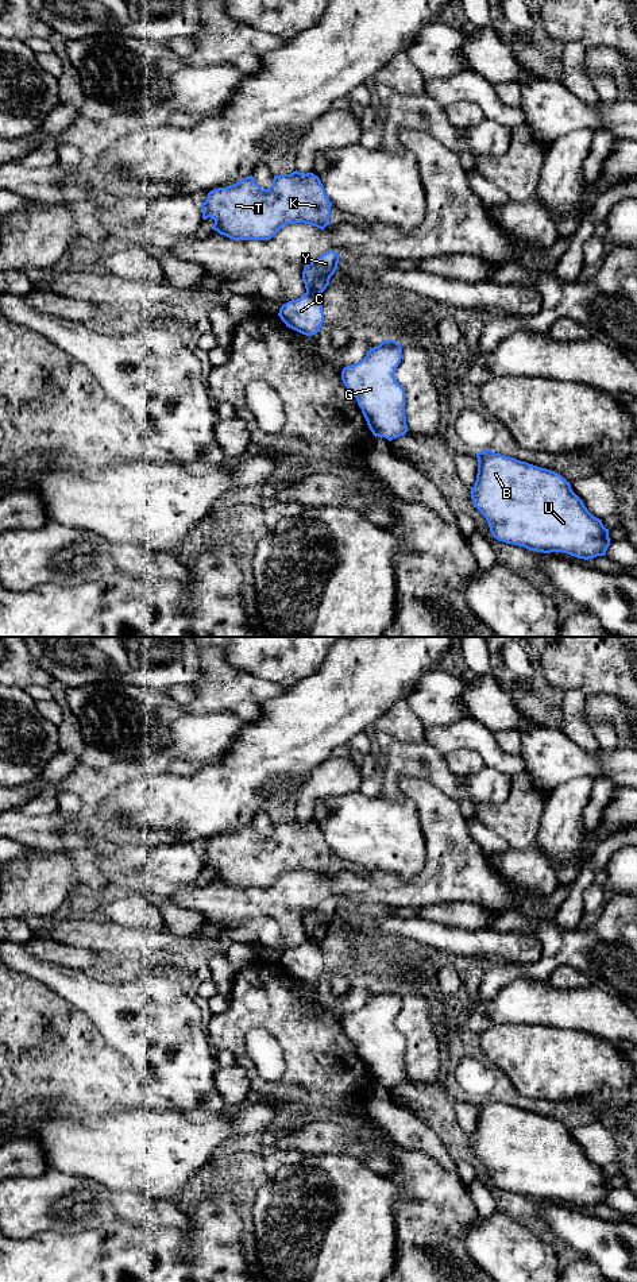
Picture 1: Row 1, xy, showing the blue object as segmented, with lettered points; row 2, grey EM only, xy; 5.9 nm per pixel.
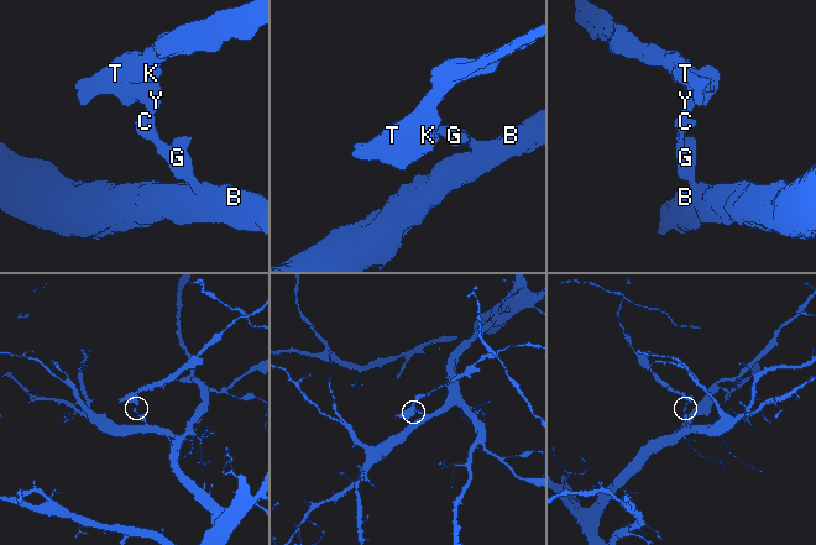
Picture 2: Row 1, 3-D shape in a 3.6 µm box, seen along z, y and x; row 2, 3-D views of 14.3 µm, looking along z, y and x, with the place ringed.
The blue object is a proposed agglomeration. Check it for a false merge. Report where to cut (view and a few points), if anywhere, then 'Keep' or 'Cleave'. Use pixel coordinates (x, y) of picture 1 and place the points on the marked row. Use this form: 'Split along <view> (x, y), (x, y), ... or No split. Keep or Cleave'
Split along xy (307, 290), (317, 296). Cleave

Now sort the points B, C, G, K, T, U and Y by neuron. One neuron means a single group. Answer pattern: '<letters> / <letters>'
B C G U / K T Y

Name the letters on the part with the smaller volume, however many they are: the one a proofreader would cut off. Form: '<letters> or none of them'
K, T, Y

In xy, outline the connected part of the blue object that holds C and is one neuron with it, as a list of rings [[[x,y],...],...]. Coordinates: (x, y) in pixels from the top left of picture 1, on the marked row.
[[[306,291],[297,300],[283,304],[278,316],[286,327],[306,336],[320,332],[324,323],[324,312],[320,297],[310,291]]]

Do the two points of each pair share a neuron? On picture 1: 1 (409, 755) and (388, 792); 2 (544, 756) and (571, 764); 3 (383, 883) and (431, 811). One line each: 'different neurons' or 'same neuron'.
1: same neuron
2: same neuron
3: same neuron

